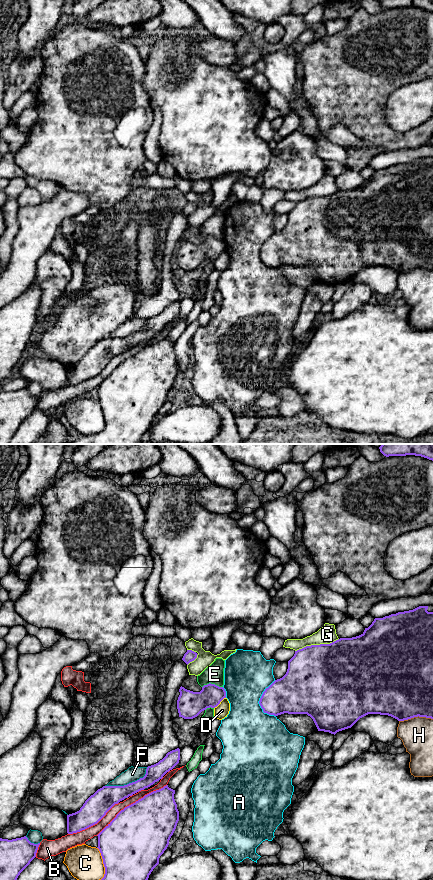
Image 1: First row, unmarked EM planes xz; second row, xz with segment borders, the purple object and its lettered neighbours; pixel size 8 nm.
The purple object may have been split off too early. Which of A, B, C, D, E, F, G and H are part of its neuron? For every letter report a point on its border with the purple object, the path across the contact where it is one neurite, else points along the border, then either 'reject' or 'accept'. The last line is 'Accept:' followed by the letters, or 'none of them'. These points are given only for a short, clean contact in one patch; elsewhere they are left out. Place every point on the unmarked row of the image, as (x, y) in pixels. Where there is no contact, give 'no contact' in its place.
A: contact xz (259, 253); reject
B: contact xz (131, 356); reject
C: contact xz (105, 423); reject
D: contact xz (219, 255); reject
E: contact xz (212, 236); reject
F: contact xz (129, 335); reject
G: contact xz (316, 197); reject
H: contact xz (415, 268); reject
Accept: none of them

